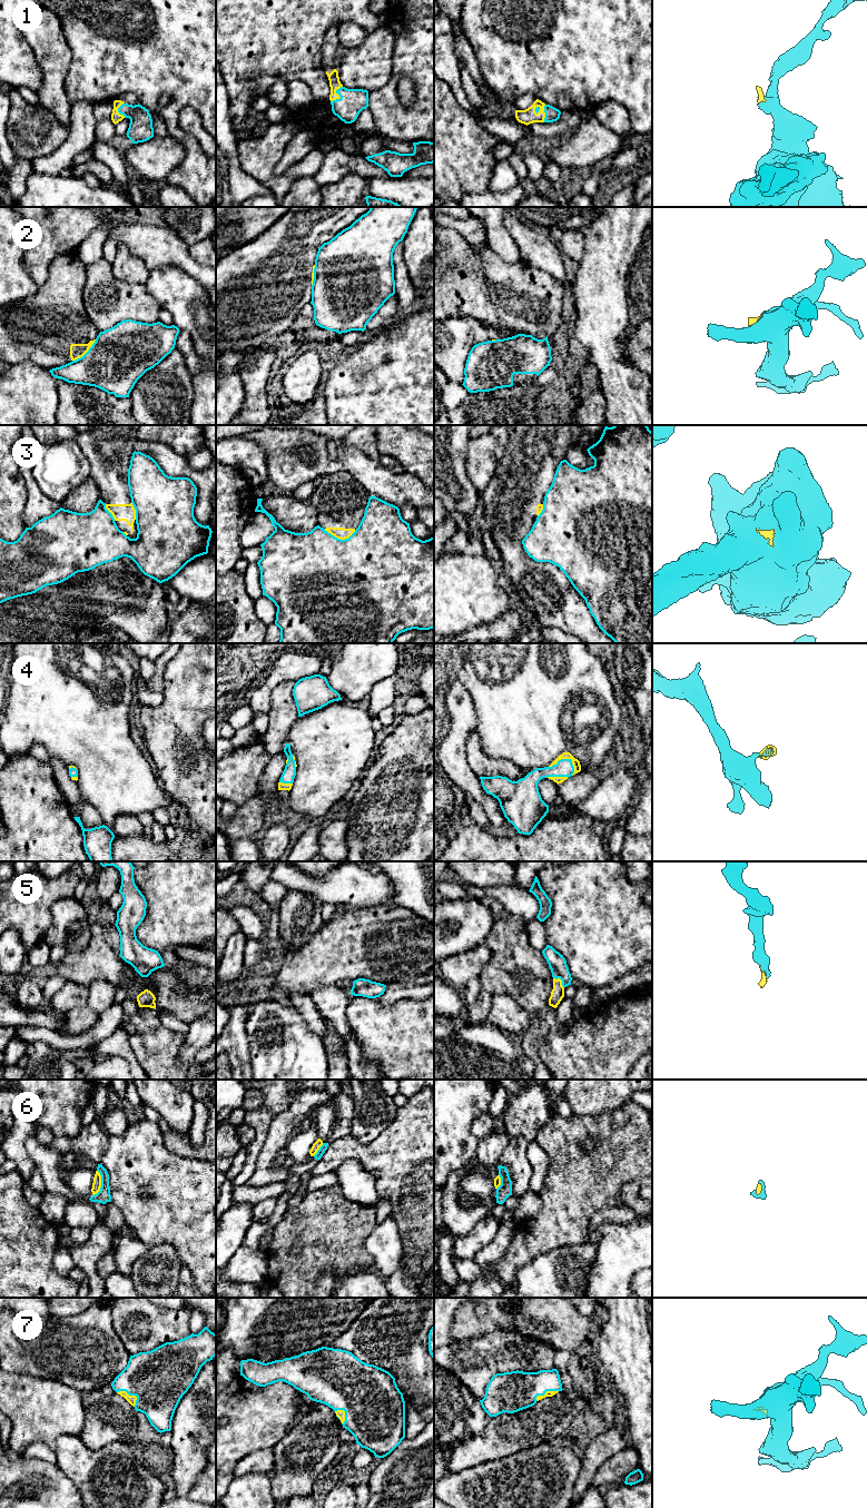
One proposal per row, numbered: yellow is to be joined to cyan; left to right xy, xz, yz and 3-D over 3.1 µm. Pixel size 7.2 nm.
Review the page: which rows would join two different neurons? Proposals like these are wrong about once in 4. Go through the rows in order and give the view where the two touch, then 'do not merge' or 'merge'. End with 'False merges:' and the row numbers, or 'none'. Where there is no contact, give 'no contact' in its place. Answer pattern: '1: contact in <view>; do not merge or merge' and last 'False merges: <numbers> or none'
1: contact in xz; merge
2: contact in xy; do not merge
3: contact in xz; do not merge
4: contact in yz; merge
5: contact in yz; merge
6: contact in xy; merge
7: contact in xy; merge
False merges: 2, 3

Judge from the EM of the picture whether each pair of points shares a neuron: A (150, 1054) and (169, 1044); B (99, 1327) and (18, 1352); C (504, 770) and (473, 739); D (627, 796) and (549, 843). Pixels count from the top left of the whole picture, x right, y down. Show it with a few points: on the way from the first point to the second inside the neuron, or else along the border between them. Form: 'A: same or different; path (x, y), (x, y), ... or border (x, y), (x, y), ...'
A: same; path (155, 1050), (165, 1044)
B: same; path (79, 1347), (38, 1348)
C: same; path (494, 767), (491, 767), (475, 749)
D: different; border (575, 806), (592, 820)

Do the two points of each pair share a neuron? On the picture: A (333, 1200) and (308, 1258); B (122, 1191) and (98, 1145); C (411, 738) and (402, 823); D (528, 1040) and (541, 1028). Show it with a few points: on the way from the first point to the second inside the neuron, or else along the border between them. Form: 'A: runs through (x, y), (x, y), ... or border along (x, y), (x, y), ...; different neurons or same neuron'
A: runs through (328, 1214), (328, 1238), (323, 1243); same neuron
B: border along (109, 1136), (107, 1149), (99, 1163); different neurons
C: runs through (407, 759), (407, 801); same neuron
D: runs through (531, 1036), (538, 1030); same neuron

